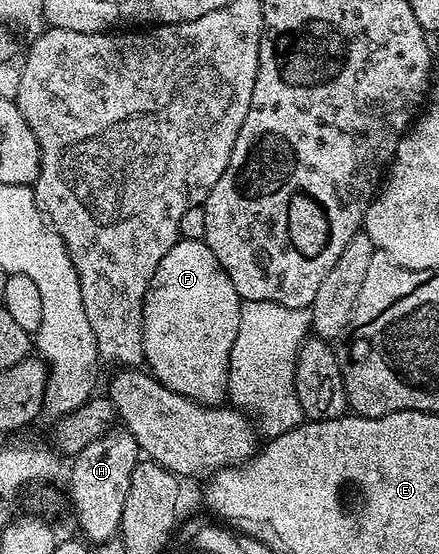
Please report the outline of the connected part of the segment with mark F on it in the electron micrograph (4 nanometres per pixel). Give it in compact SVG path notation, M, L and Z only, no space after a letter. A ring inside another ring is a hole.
M178 238L177 244L159 261L155 277L143 301L143 349L145 363L154 379L183 397L215 407L226 402L229 393L229 362L231 345L239 337L242 300L231 285L231 277L219 265L219 257L202 240Z

